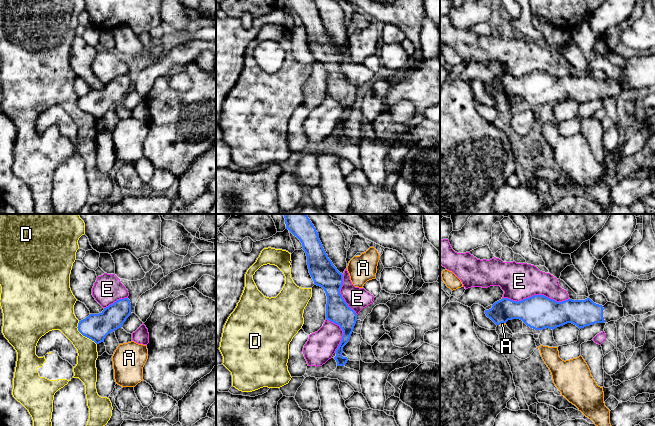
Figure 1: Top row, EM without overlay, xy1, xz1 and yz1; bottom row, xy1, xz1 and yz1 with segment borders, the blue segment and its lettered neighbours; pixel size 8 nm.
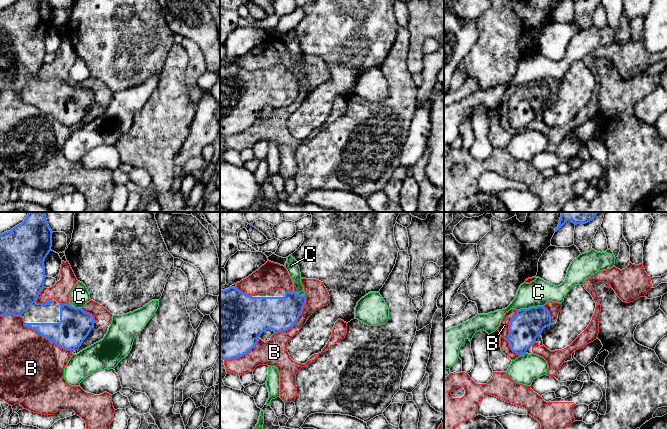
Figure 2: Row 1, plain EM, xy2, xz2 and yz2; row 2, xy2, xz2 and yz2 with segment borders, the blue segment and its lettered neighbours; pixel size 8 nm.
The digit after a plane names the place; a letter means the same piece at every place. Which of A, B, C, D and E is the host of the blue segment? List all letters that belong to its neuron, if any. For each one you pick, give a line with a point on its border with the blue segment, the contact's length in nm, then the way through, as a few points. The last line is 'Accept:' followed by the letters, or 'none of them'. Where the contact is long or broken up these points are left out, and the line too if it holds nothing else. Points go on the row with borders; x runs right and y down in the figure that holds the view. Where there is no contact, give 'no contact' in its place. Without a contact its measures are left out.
Accept: none of them

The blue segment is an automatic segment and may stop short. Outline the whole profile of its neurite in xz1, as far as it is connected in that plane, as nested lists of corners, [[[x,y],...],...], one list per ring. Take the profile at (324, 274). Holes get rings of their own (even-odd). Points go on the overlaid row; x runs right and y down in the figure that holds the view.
[[[284,214],[286,229],[302,243],[307,256],[309,273],[314,284],[324,289],[327,296],[326,319],[339,325],[343,331],[334,359],[337,366],[344,366],[348,358],[343,357],[343,347],[348,343],[357,321],[357,314],[340,294],[343,274],[328,258],[316,228],[306,214]]]

